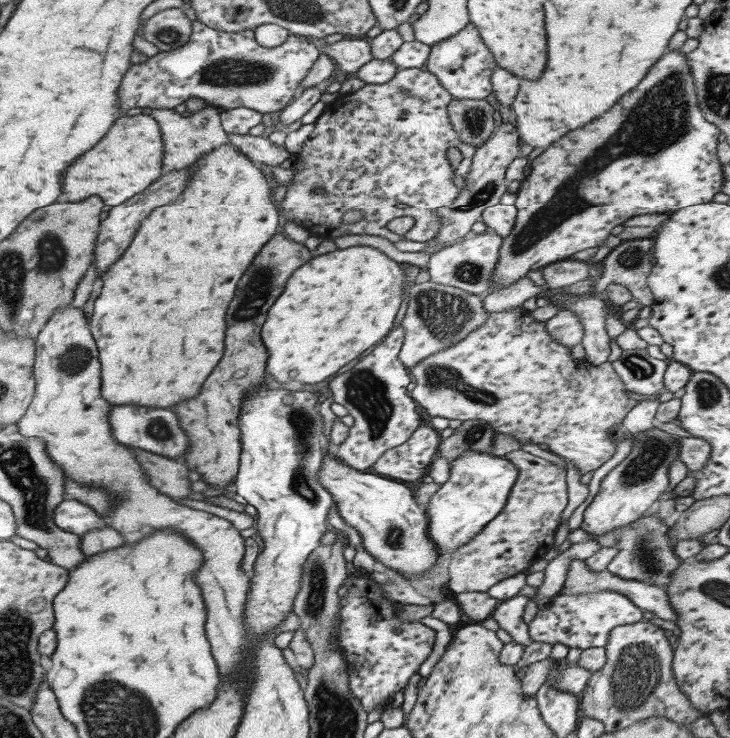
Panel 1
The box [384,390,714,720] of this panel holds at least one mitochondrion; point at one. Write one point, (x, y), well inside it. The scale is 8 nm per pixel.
(634, 682)

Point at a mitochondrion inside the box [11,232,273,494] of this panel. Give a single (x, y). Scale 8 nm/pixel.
(73, 359)

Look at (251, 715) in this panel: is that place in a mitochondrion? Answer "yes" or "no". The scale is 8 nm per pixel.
no

